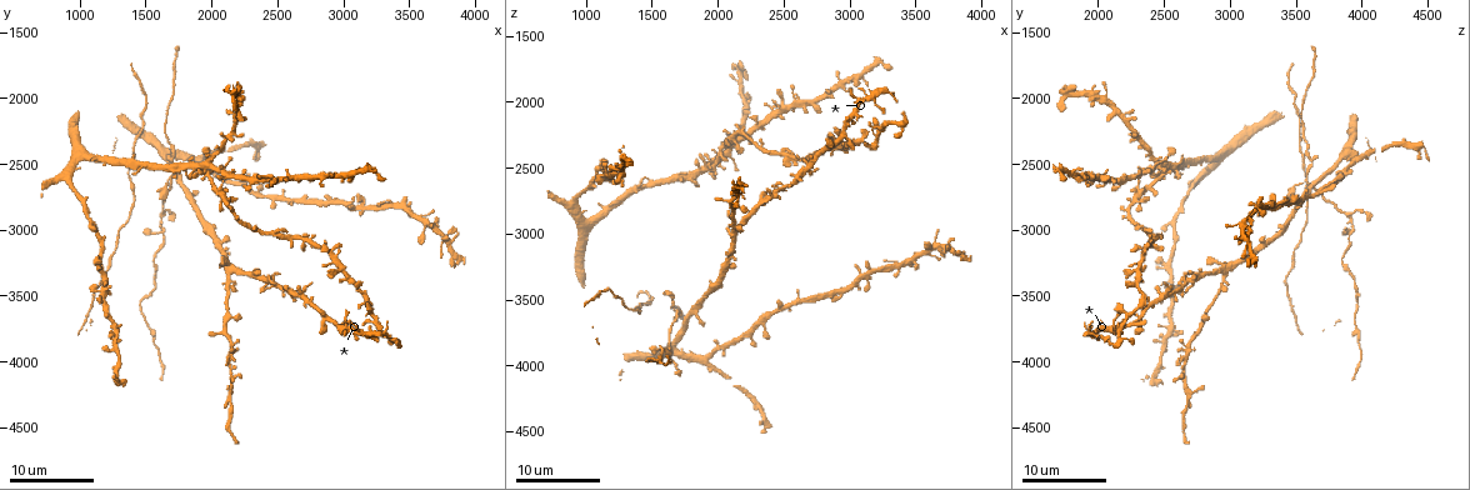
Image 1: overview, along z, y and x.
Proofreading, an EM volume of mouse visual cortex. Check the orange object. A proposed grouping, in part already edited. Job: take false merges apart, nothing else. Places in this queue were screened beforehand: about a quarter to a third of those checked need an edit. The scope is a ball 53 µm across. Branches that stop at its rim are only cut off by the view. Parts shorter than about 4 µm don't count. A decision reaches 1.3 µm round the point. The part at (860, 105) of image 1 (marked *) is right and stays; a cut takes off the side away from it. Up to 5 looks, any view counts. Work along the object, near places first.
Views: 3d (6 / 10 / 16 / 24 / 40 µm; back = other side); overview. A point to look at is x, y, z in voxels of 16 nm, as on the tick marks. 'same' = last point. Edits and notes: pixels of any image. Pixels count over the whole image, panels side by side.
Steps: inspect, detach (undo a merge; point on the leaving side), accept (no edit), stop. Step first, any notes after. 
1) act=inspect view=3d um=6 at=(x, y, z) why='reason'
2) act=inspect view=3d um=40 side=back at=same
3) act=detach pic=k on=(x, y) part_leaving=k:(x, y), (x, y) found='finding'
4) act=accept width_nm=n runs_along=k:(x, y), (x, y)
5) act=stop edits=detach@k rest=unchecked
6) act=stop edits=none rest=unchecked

act=inspect view=3d um=16 at=(2120, 3340, 2960)

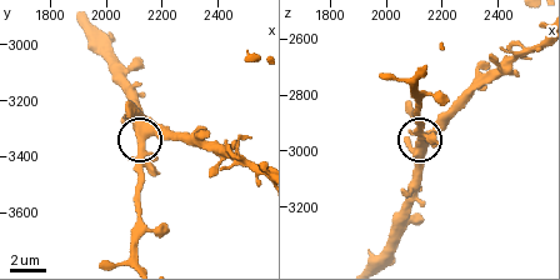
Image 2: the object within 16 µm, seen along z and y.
act=inspect view=3d um=6 at=(2120, 3360, 2960)

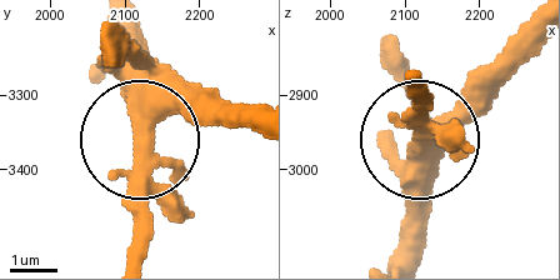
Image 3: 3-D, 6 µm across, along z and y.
act=accept width_nm=440 found='all the same cell'

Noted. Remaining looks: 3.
act=inspect view=3d um=24 at=(1640, 2880, 3920) why='four-way junction'

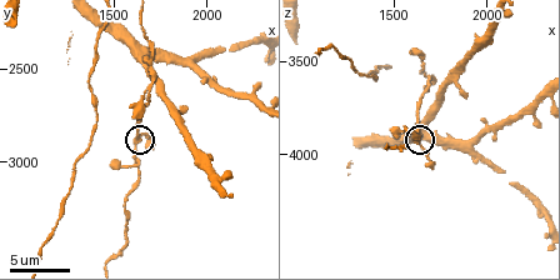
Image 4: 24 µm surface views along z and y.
act=inspect view=3d um=6 at=same

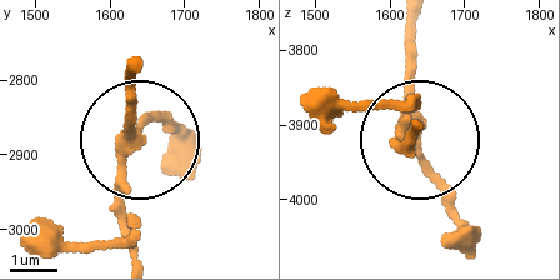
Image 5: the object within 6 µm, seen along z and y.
act=accept arms=4 found='continuous, no second cell'

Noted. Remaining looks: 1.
act=stop edits=none rest=unchecked

